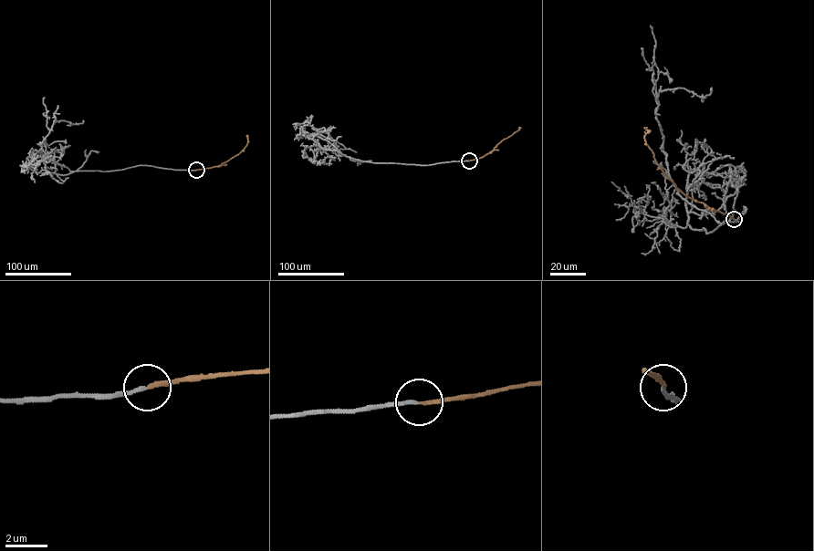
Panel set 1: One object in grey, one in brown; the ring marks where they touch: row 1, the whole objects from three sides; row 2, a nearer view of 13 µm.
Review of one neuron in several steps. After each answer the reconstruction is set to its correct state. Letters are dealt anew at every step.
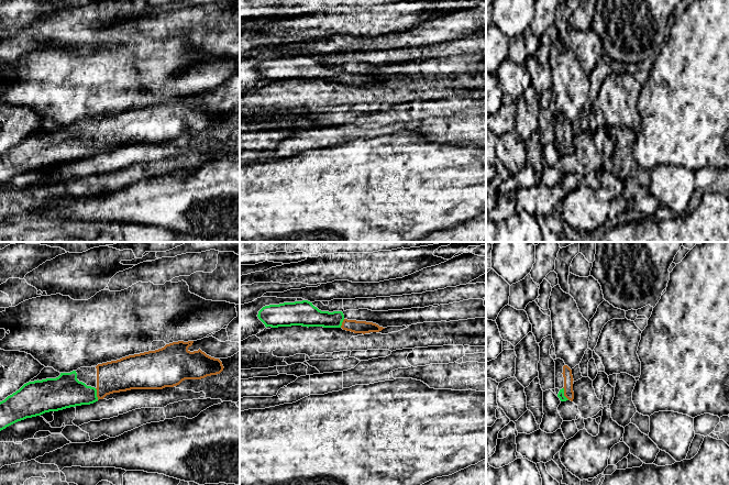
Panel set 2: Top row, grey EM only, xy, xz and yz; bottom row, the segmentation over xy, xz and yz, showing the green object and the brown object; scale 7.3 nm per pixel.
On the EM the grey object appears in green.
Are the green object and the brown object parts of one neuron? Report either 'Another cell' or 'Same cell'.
Same cell

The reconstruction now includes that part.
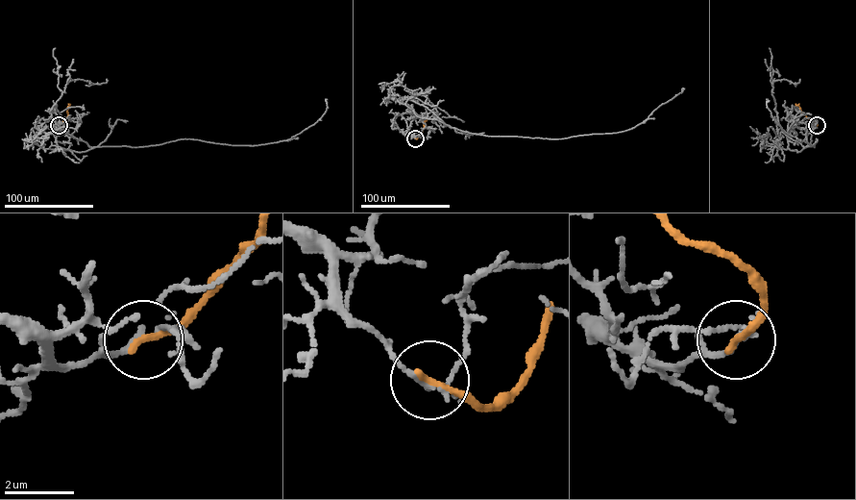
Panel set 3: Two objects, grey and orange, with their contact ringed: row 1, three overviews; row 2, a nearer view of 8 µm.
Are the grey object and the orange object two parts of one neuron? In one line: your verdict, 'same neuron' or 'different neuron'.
different neuron

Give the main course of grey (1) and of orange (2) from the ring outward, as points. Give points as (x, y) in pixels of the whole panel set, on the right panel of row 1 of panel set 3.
1: (817, 125), (790, 120), (790, 150), (814, 147), (818, 139), (811, 145), (787, 134), (771, 116), (766, 99)
2: (817, 125), (795, 104)

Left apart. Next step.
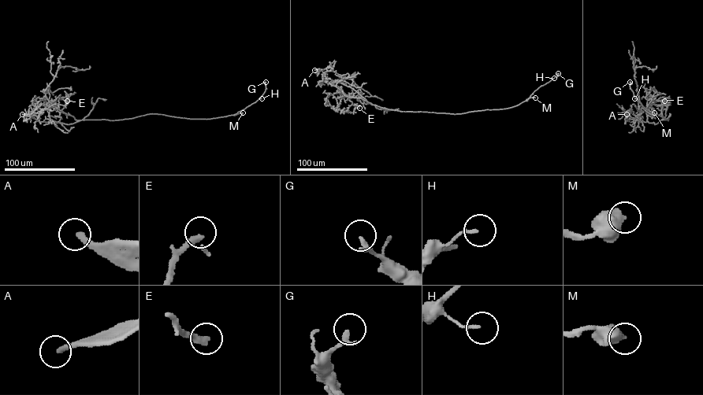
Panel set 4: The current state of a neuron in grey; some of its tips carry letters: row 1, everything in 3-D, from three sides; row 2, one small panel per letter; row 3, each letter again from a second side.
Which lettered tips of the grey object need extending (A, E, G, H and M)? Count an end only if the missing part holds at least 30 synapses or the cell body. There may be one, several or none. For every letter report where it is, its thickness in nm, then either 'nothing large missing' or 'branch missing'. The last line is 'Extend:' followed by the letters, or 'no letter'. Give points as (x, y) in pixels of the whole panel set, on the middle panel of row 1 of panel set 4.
A: at (314, 70); 260 nm thick; branch missing
E: at (359, 108); 300 nm thick; branch missing
G: at (558, 73); 280 nm thick; nothing large missing
H: at (554, 78); 120 nm thick; nothing large missing
M: at (535, 97); 550 nm thick; nothing large missing
Extend: A, E

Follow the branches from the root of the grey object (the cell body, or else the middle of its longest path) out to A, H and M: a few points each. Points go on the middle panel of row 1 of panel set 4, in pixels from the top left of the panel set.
A: (417, 112), (391, 109), (361, 98), (347, 97), (325, 79), (321, 69), (314, 70)
H: (417, 112), (456, 114), (511, 108), (526, 101), (554, 78)
M: (417, 112), (456, 114), (501, 109), (535, 97)

